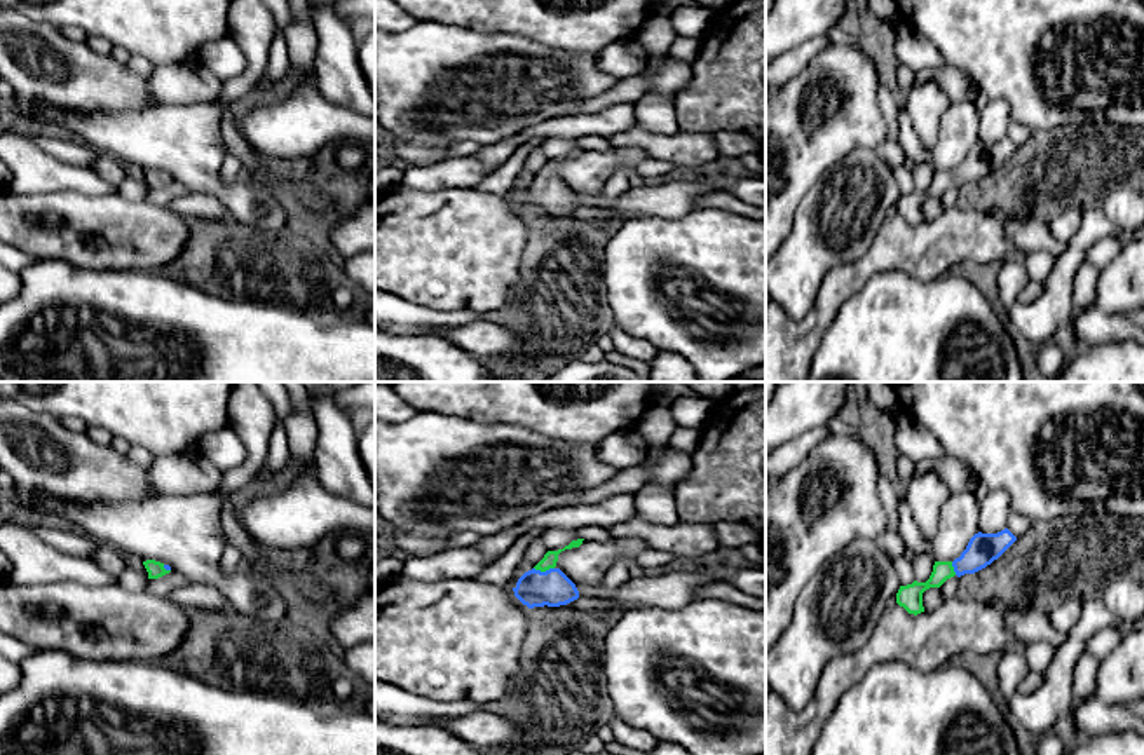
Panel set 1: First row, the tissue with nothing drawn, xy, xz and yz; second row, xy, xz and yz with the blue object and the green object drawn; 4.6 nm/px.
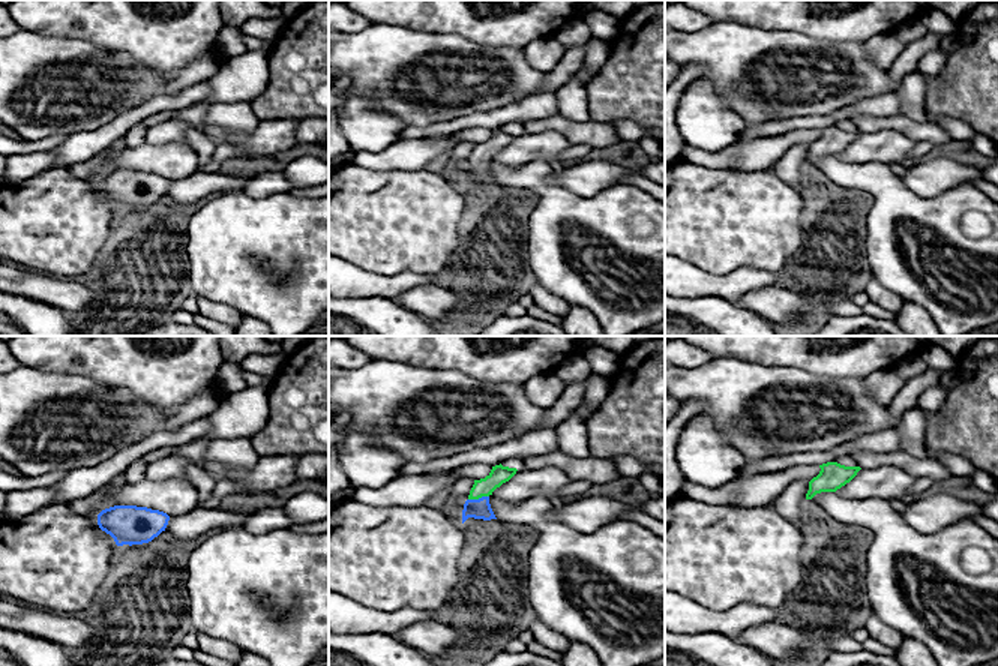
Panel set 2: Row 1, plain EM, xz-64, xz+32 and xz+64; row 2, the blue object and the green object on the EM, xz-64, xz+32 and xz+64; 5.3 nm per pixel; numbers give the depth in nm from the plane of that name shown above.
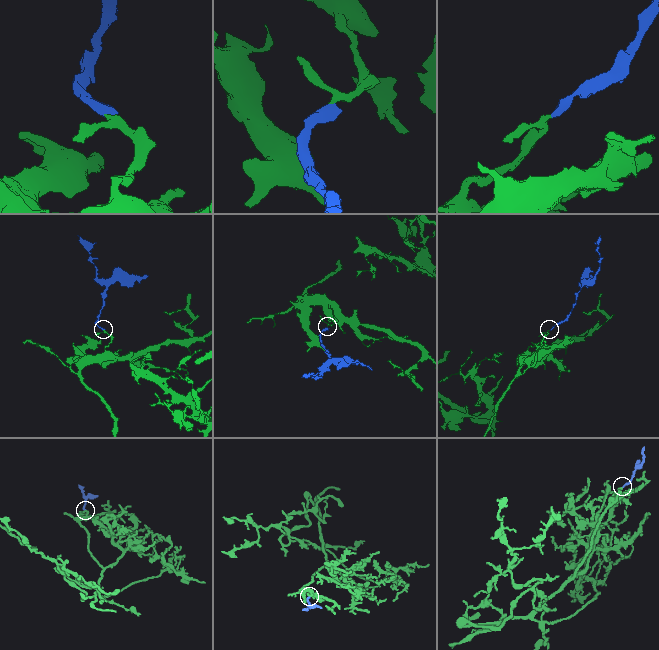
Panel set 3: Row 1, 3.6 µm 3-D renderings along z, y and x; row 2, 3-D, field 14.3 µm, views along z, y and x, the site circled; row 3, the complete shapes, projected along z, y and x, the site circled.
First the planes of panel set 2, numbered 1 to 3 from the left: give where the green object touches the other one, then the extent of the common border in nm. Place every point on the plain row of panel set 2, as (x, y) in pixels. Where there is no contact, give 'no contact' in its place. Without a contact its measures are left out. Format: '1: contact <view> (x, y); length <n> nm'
1: no contact
2: contact xz+32 (479, 162); length 110 nm
3: no contact

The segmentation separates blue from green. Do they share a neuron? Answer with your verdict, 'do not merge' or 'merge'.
merge

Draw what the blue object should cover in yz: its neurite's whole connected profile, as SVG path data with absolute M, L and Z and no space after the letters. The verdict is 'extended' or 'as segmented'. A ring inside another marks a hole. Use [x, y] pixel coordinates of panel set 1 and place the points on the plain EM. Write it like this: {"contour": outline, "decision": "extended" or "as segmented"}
{"contour": "M1008 139L998 143L975 143L966 159L954 171L935 171L933 181L926 192L914 190L912 194L900 195L896 202L896 213L903 216L909 223L924 221L923 202L930 197L940 197L947 188L964 183L975 183L994 169L998 169L1017 146Z", "decision": "extended"}

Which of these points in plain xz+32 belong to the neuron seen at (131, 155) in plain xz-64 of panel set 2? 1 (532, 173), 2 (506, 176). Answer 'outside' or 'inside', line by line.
1: outside
2: outside

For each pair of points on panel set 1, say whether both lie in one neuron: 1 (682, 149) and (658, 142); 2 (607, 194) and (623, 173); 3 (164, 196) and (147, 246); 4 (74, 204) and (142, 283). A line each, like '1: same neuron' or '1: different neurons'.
1: same neuron
2: same neuron
3: different neurons
4: different neurons

